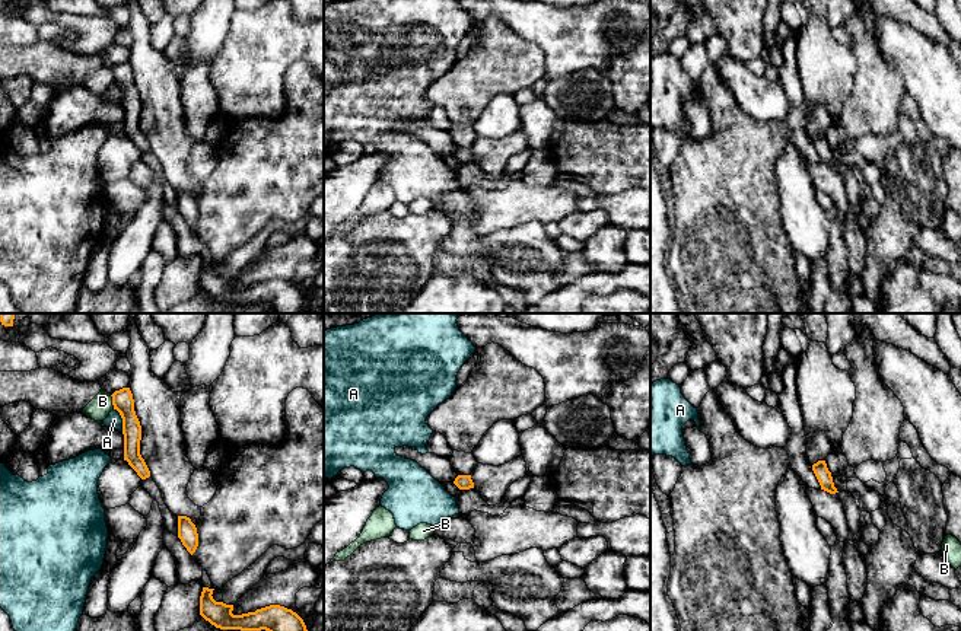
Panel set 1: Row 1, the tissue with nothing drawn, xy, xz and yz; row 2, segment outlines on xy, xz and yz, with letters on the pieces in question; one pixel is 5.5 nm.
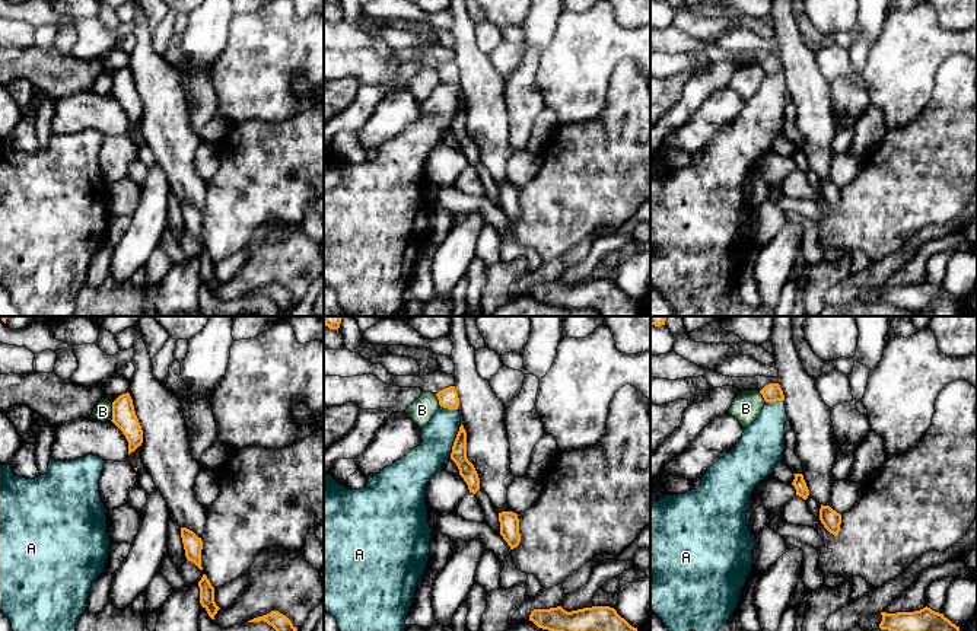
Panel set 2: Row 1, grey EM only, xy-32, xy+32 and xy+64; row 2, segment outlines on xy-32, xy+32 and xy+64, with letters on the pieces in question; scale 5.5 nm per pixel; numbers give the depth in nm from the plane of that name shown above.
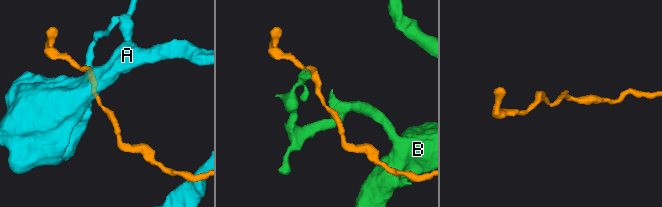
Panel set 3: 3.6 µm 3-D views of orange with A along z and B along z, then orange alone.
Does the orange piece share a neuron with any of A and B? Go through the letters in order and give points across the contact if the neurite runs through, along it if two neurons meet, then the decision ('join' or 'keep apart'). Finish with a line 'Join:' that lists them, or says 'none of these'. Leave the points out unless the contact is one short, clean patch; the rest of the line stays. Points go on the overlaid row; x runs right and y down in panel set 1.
A: keep apart
B: border along xy (110, 395), (114, 408); keep apart
Join: none of these

